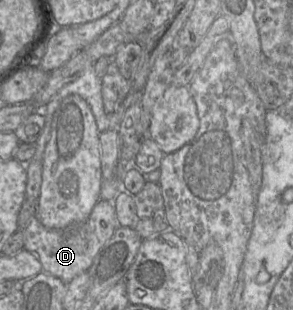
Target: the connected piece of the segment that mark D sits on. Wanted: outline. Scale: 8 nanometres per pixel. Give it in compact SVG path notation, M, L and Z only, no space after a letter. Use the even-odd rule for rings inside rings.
M100 199L85 222L64 229L47 228L36 216L32 217L24 229L24 249L38 257L43 272L68 283L89 269L97 253L113 236L118 226L113 202Z

